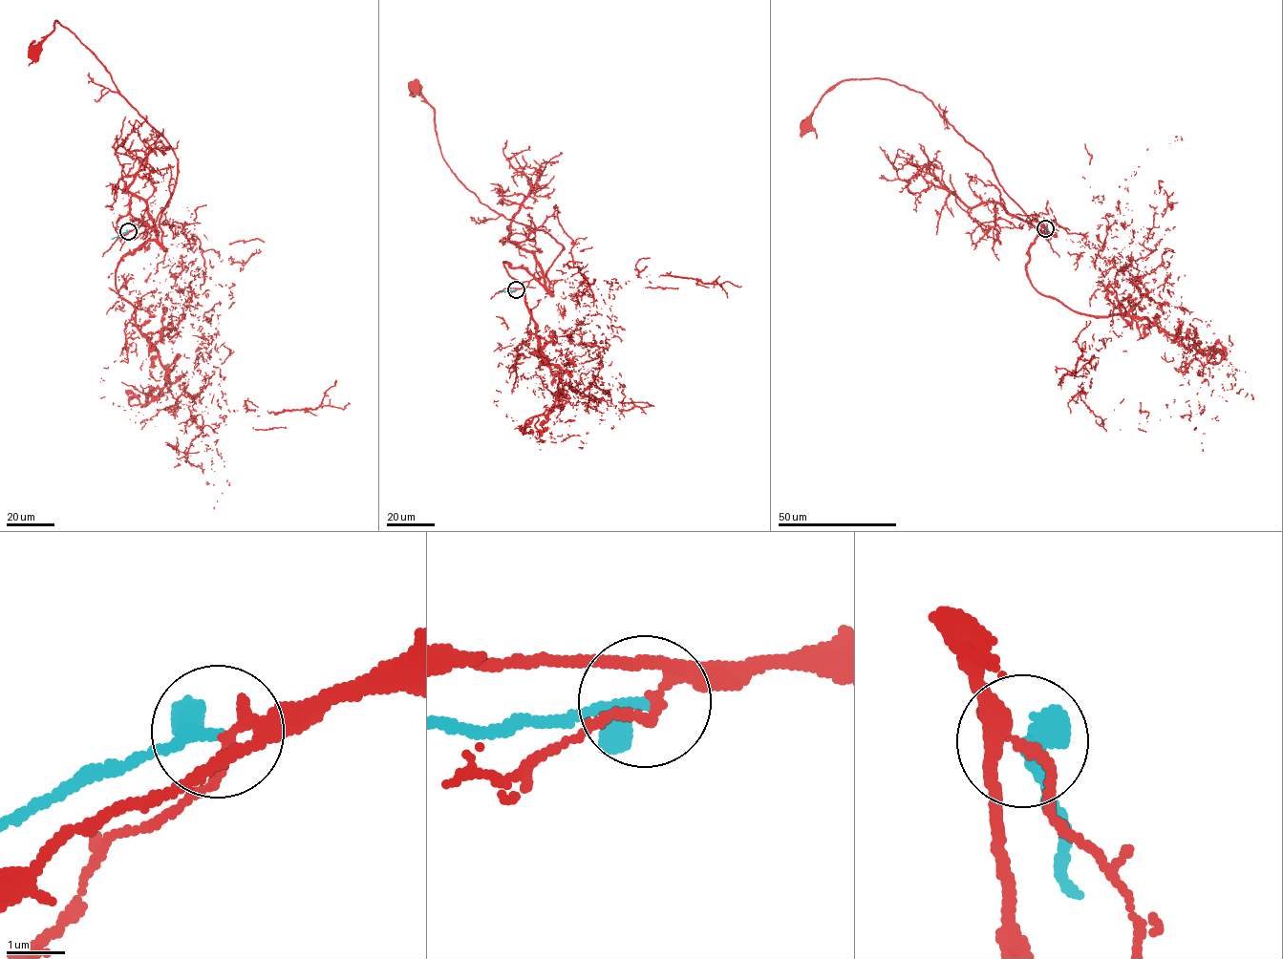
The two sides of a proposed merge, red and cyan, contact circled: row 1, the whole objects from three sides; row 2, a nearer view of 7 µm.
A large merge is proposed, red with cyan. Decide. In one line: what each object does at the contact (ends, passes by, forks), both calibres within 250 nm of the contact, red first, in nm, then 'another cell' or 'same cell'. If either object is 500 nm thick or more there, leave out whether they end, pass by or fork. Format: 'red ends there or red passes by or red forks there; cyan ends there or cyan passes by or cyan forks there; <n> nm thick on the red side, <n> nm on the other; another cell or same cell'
red forks there; cyan ends there; 170 nm thick on the red side, 360 nm on the other; another cell

